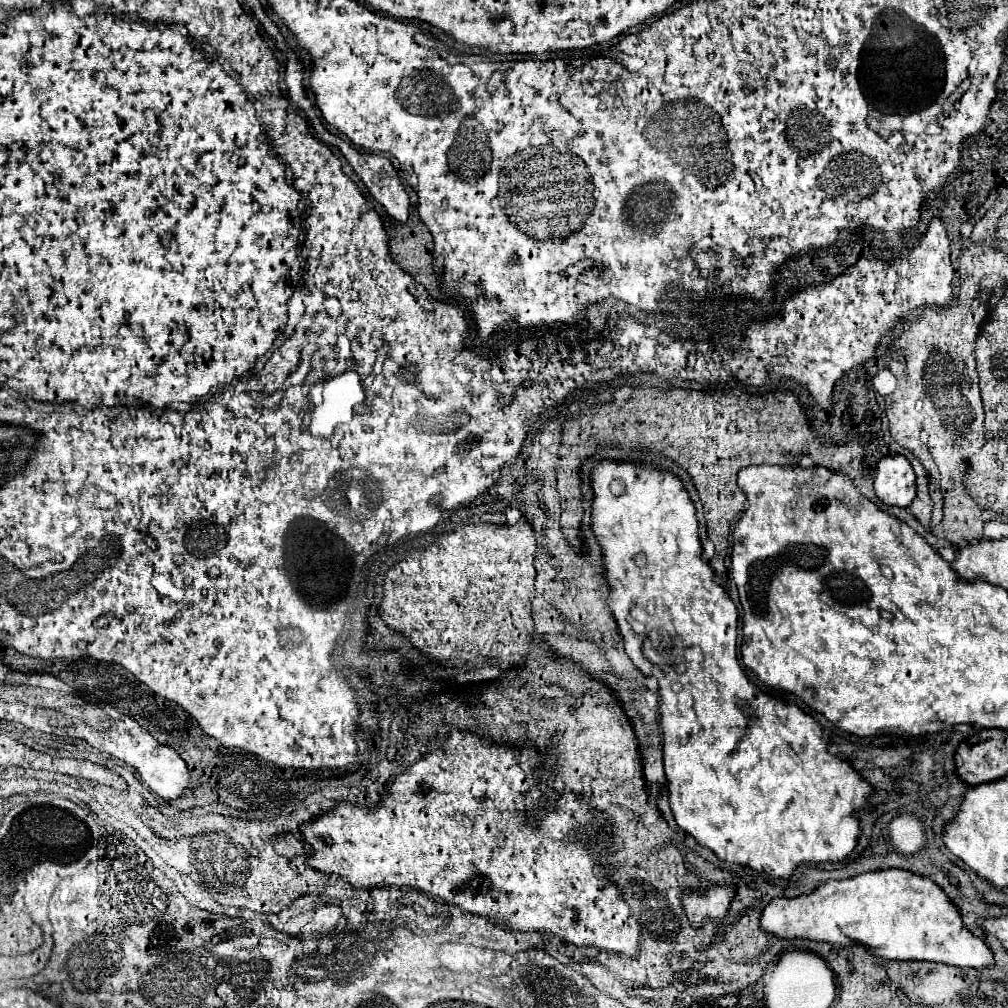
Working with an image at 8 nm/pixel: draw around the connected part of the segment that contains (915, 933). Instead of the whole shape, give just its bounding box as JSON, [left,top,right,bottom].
[759,869,993,969]

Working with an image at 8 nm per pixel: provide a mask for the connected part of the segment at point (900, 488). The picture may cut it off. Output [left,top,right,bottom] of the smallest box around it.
[875,455,915,507]

